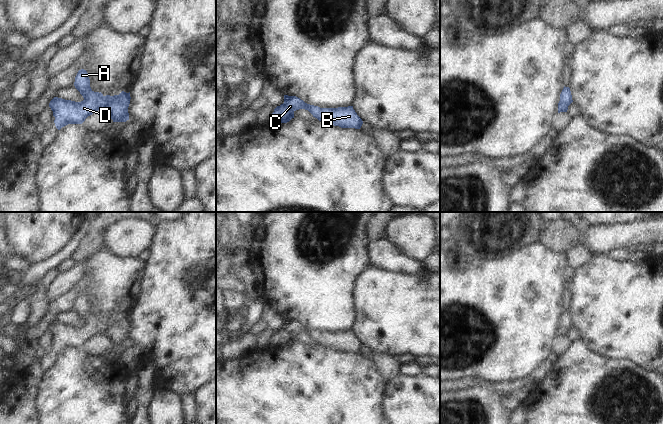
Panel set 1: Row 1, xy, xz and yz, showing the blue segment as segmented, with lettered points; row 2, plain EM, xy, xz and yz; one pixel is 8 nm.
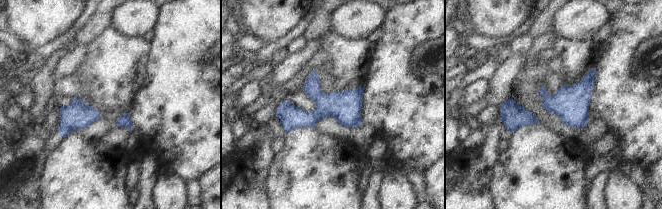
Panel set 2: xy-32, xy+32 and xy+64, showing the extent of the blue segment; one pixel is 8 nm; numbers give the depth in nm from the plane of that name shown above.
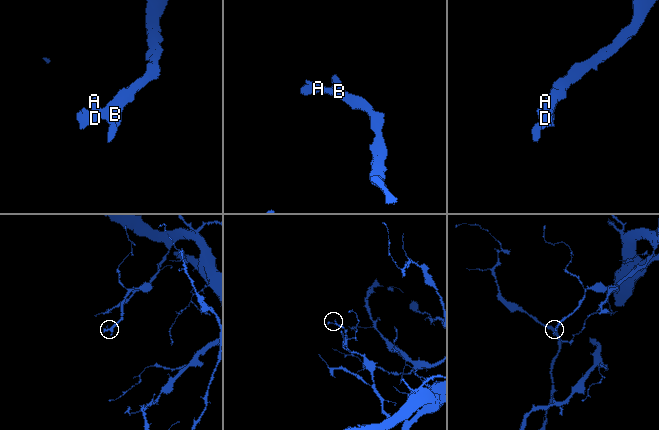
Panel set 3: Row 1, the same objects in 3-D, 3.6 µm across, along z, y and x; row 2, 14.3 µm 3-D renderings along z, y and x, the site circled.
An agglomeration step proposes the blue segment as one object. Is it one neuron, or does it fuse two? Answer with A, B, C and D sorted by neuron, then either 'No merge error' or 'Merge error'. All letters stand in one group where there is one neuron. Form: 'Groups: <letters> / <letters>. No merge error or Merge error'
Groups: A B C D. No merge error.

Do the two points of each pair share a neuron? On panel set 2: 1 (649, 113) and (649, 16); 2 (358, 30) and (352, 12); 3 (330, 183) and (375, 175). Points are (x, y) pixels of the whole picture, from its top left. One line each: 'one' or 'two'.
1: one
2: one
3: two

